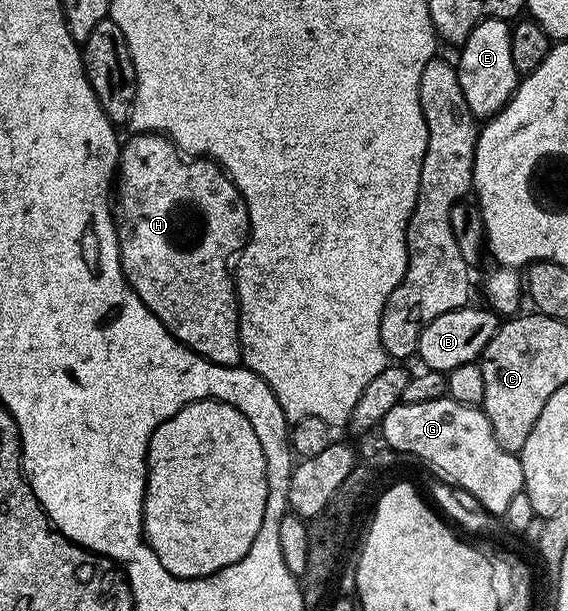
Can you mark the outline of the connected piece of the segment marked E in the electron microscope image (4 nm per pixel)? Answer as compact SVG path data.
M485 19L472 29L472 33L462 44L462 51L456 58L460 89L464 89L464 101L472 109L475 119L485 121L497 111L506 107L506 102L514 96L520 76L516 65L512 65L511 24L504 19Z

